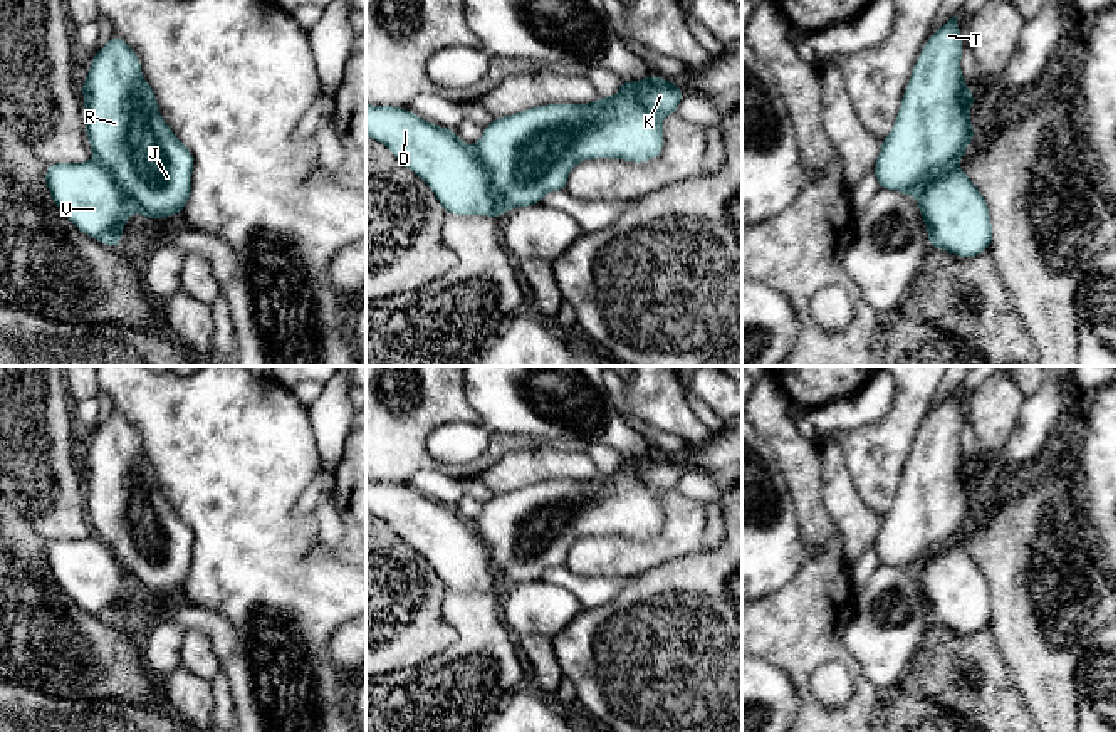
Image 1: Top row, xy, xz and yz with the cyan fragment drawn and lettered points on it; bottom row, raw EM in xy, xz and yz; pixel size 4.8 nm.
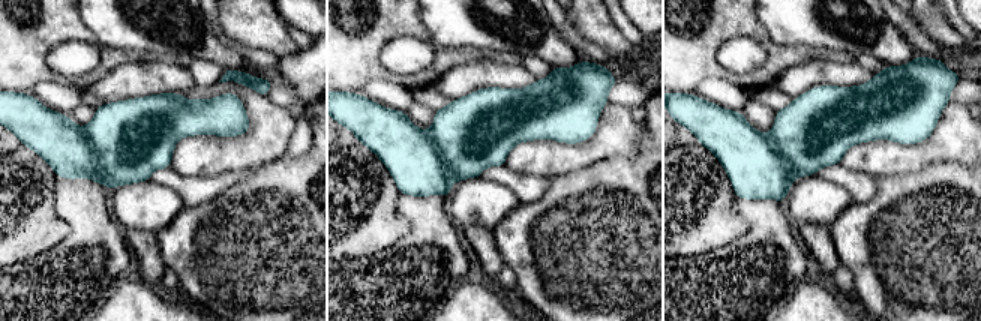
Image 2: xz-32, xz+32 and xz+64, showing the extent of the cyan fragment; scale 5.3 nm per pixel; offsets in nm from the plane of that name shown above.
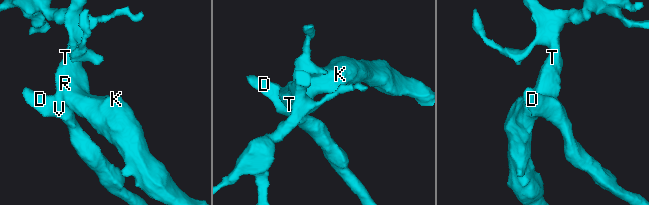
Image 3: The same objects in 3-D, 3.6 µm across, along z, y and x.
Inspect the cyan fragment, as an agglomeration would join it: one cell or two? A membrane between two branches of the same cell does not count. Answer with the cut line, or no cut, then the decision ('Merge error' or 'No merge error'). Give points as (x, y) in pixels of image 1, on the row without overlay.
Split along xz (470, 522), (502, 586). Merge error

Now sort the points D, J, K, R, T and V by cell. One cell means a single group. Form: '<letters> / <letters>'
D V / J K R T

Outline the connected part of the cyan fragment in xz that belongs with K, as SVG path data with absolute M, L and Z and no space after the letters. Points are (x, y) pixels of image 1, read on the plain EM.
M650 452L641 457L623 457L613 473L598 473L589 480L544 480L512 492L497 494L483 504L482 514L472 522L488 552L490 564L497 571L502 588L517 583L539 581L549 567L561 567L567 562L572 544L584 536L623 536L646 539L663 527L663 492L677 490L683 467L671 457Z

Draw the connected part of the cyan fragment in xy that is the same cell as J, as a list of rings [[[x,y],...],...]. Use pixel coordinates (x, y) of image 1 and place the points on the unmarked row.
[[[112,411],[92,431],[81,465],[94,536],[112,551],[133,588],[153,596],[181,589],[191,573],[195,534],[163,497],[134,425]]]

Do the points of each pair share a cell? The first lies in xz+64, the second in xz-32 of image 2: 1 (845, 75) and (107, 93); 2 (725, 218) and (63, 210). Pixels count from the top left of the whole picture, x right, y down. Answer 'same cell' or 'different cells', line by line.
1: same cell
2: different cells

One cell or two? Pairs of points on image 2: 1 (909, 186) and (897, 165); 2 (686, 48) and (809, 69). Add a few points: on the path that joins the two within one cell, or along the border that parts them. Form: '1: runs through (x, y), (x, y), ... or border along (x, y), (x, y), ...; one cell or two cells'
1: border along (936, 162), (917, 171), (876, 177); two cells
2: border along (828, 59), (797, 63), (771, 83); two cells

